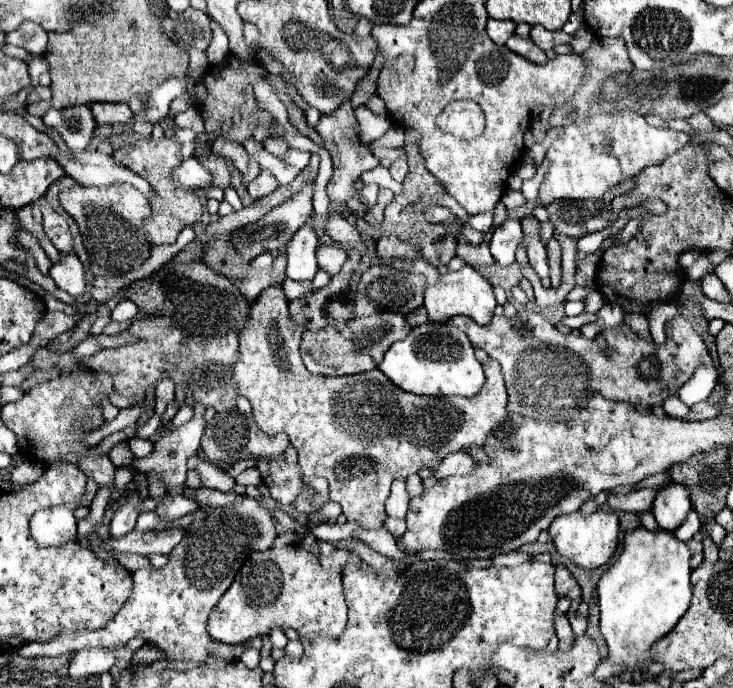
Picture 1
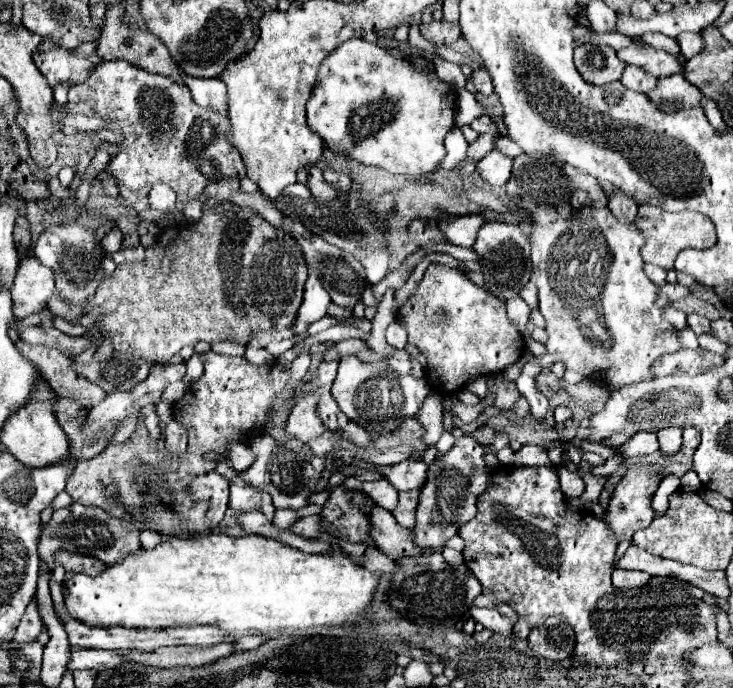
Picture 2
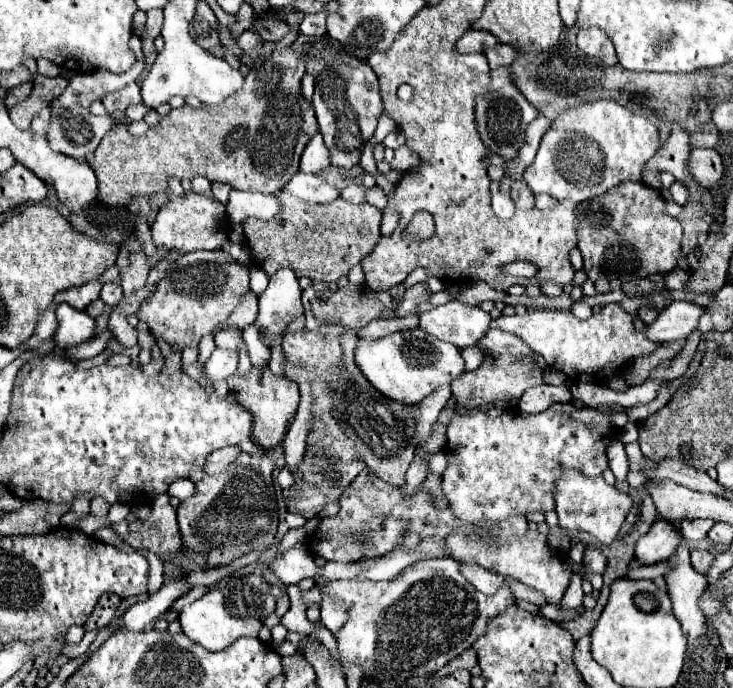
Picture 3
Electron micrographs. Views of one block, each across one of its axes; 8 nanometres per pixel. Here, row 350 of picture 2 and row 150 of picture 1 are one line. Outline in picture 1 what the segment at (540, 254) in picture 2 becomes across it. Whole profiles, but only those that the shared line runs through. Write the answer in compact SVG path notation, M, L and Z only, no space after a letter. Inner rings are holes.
M624 110L620 114L598 114L588 120L574 122L564 128L564 134L552 142L552 146L546 154L546 158L550 160L550 168L542 180L538 204L546 206L554 200L564 200L564 198L568 198L568 200L602 200L604 194L614 184L636 176L642 168L646 168L650 164L662 162L668 154L680 150L688 140L690 140L690 134L676 132L670 128L654 128L654 126L646 124L646 120L640 114L636 114L632 110Z

